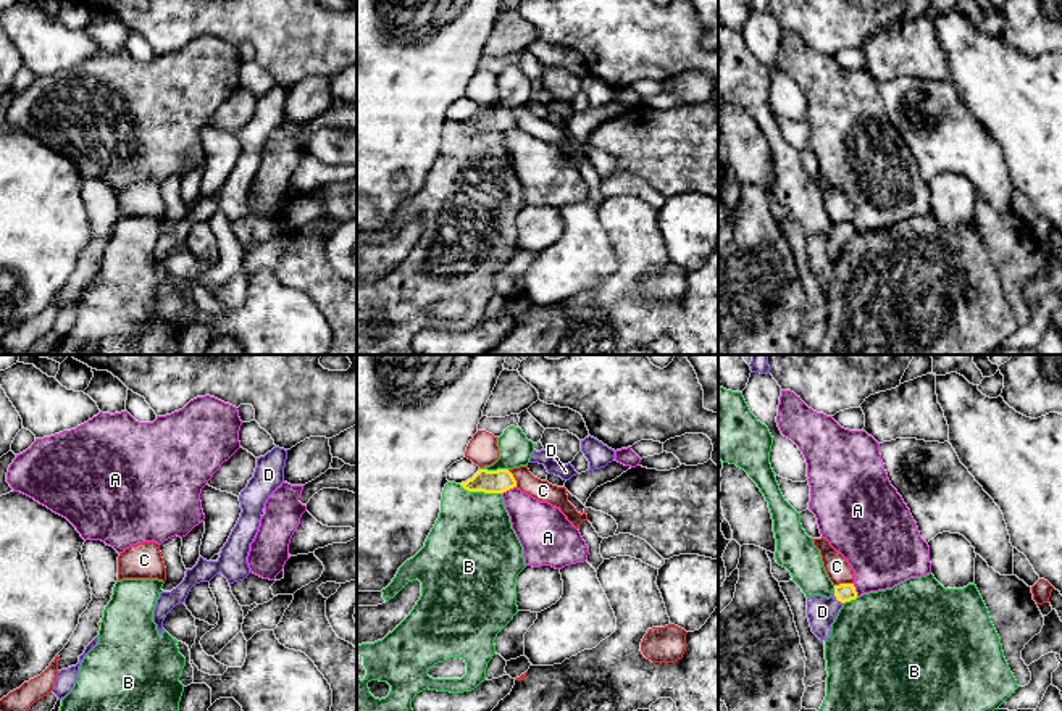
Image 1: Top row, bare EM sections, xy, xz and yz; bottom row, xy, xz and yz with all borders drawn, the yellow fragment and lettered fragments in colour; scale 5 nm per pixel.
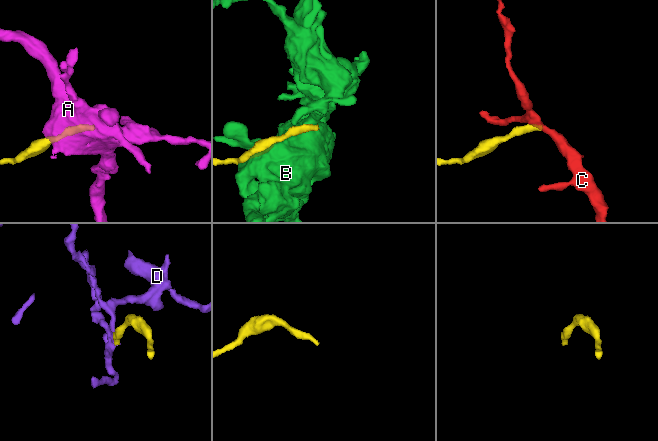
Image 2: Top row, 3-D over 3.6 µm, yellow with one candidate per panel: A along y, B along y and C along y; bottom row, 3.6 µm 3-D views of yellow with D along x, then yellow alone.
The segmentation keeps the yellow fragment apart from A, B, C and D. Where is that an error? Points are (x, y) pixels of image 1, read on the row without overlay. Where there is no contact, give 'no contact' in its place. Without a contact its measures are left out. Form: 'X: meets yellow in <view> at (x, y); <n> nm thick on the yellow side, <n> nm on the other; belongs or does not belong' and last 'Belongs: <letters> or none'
A: meets yellow in xz at (507, 128); 120 nm thick on the yellow side, 240 nm on the other; does not belong
B: meets yellow in xz at (480, 129); 120 nm thick on the yellow side, 400 nm on the other; does not belong
C: meets yellow in yz at (843, 223); 100 nm thick on the yellow side, 120 nm on the other; does not belong
D: meets yellow in yz at (835, 234); 100 nm thick on the yellow side, 150 nm on the other; belongs
Belongs: D

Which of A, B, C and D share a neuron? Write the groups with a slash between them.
A / B / C / D

